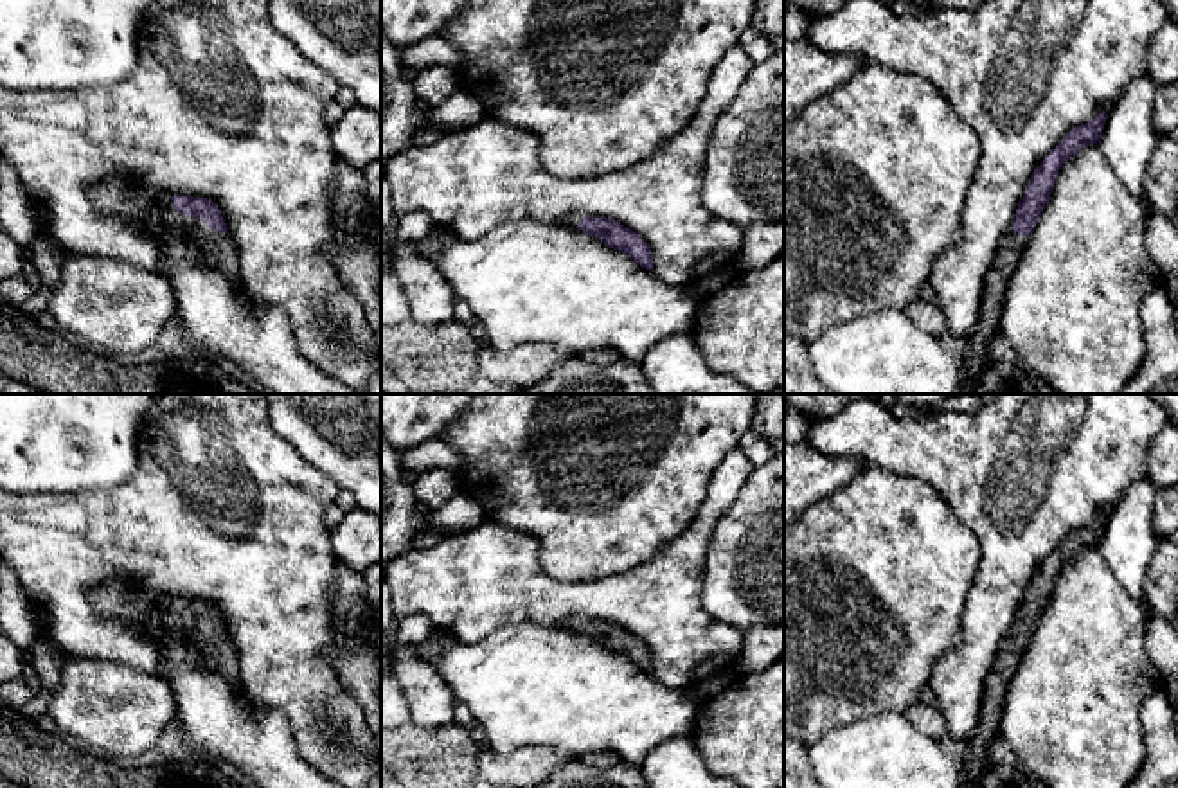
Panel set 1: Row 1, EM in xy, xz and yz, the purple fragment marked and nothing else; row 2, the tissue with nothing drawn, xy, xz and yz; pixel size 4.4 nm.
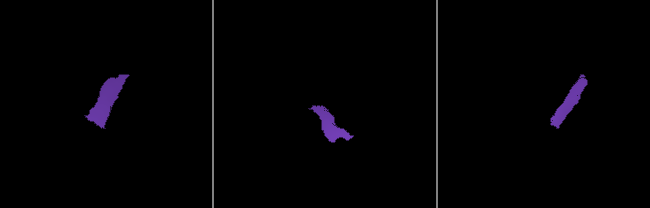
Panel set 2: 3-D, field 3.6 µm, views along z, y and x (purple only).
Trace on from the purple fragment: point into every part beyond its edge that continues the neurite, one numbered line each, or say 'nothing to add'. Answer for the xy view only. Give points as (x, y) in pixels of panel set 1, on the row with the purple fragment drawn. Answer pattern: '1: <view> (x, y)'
1: xy (218, 249)

